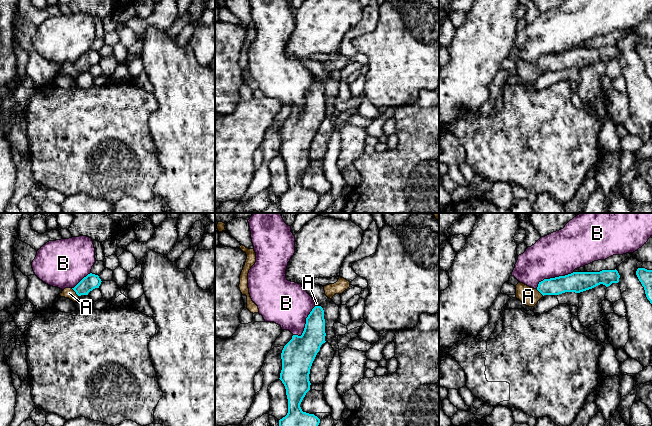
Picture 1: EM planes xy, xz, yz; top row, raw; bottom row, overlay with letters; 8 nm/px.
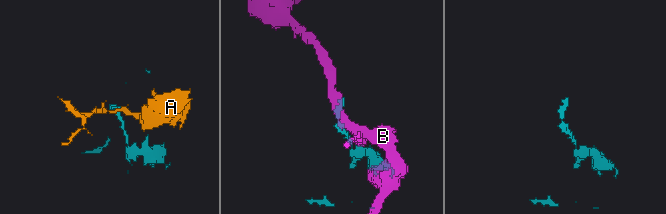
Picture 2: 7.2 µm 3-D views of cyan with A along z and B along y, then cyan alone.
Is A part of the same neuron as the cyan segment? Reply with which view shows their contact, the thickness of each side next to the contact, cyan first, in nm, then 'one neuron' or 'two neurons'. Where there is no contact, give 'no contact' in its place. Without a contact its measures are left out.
xy | 120/80 nm | one neuron

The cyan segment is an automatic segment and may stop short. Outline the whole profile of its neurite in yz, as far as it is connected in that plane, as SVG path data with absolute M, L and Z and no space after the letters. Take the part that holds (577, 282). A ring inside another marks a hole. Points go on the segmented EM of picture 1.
M615 270L600 272L573 272L565 276L544 279L536 289L523 283L516 287L516 298L524 305L534 307L544 295L559 295L565 292L580 293L592 289L600 284L606 287L619 282L620 275Z

